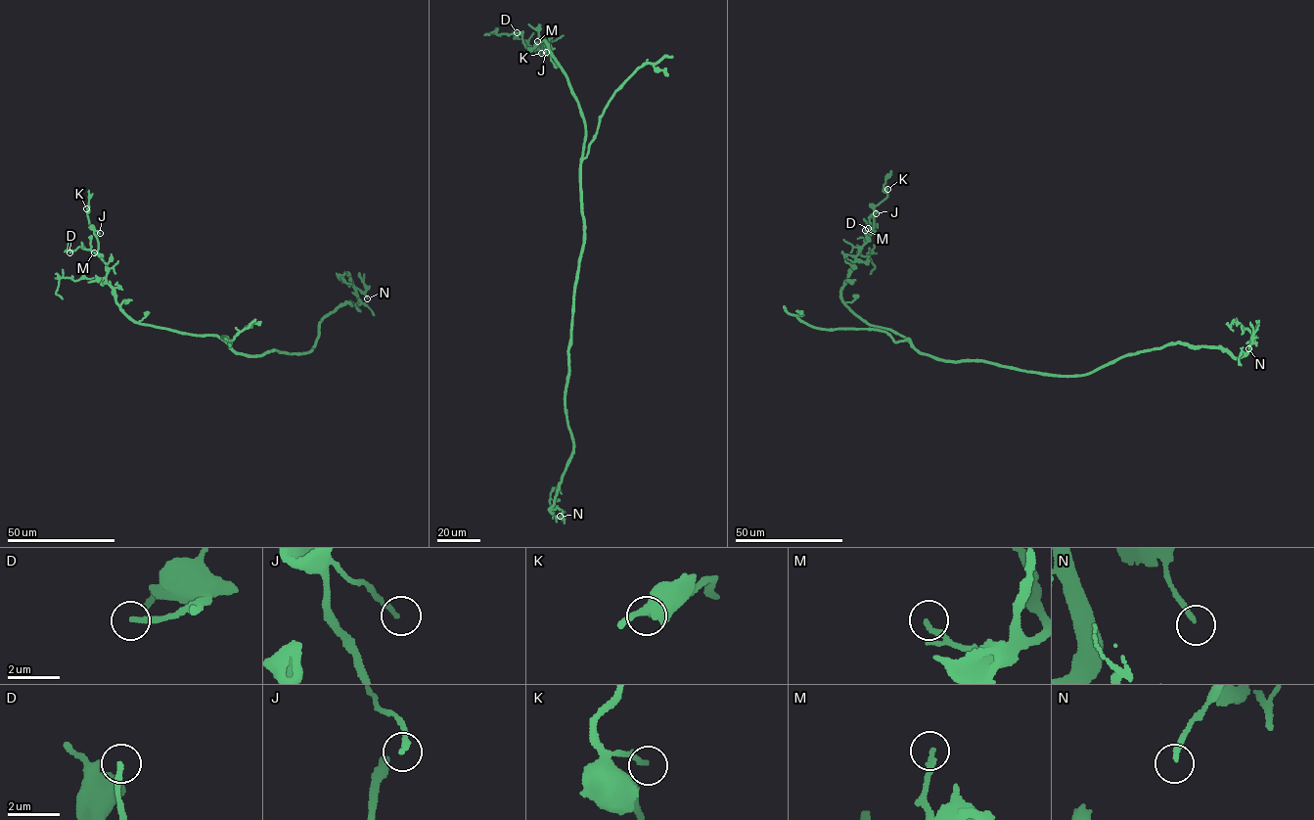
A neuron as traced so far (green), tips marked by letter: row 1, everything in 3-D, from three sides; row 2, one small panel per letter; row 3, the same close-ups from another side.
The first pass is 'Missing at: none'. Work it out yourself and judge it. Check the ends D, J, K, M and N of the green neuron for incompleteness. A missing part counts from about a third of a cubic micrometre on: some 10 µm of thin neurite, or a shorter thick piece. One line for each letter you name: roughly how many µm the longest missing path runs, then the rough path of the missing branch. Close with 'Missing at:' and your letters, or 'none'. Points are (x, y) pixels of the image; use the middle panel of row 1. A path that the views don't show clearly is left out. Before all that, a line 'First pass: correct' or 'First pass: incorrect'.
First pass: correct
Missing at: none

